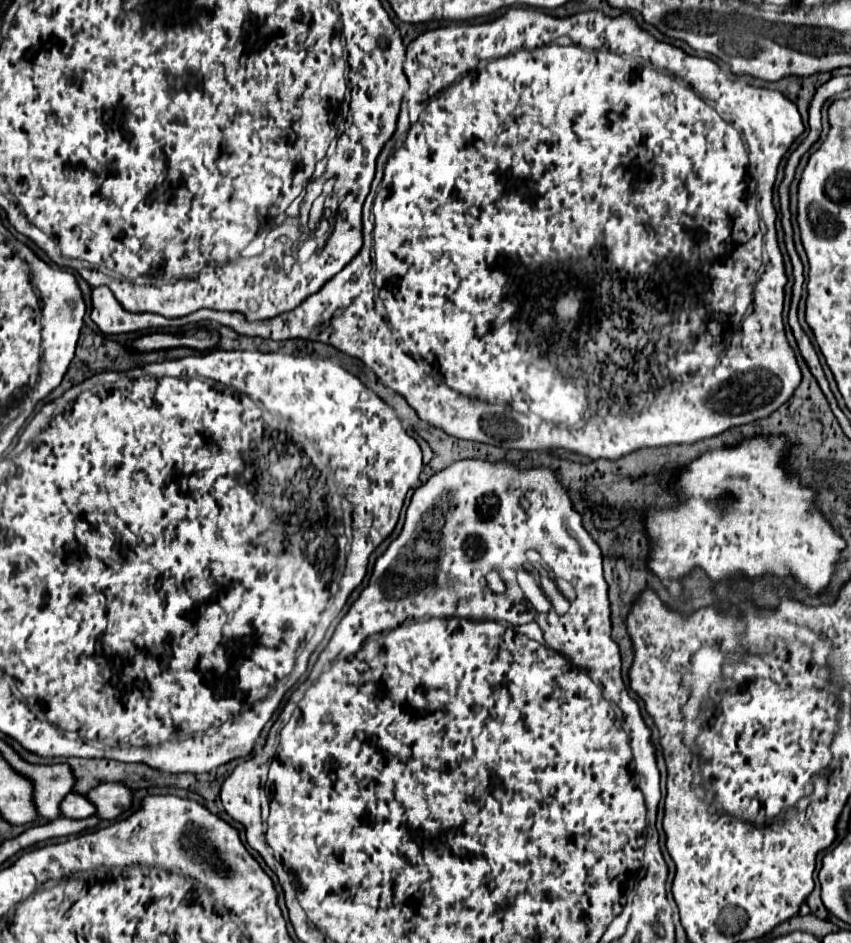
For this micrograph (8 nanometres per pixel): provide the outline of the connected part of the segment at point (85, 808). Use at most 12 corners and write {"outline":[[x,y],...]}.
{"outline":[[70,792],[62,800],[64,818],[82,820],[94,814],[94,806],[82,794]]}

